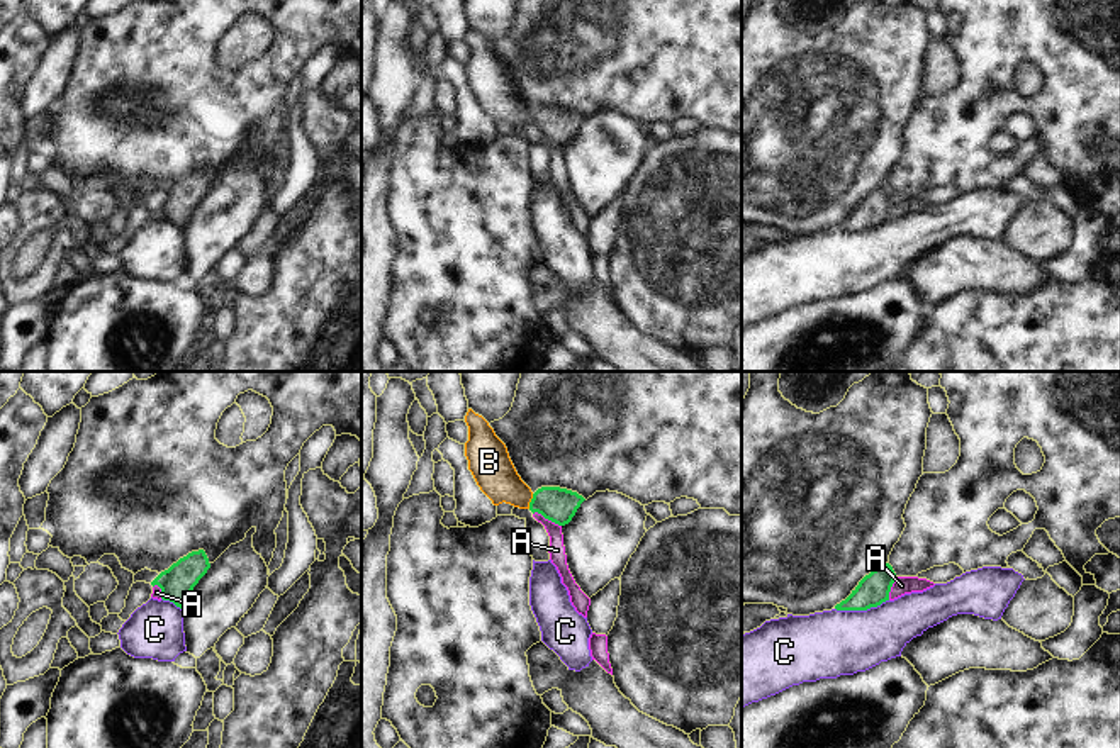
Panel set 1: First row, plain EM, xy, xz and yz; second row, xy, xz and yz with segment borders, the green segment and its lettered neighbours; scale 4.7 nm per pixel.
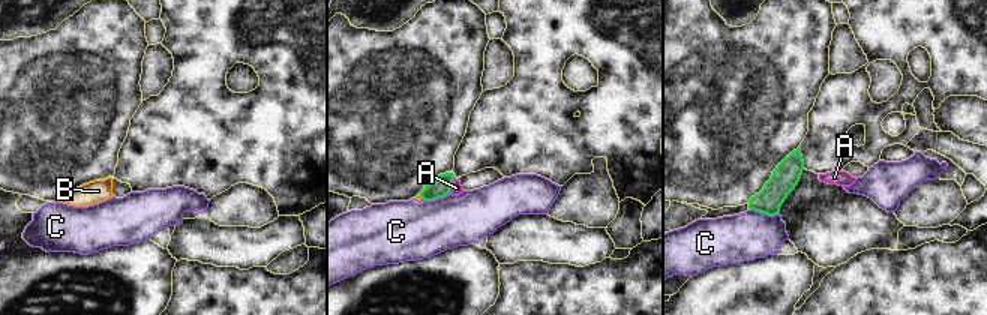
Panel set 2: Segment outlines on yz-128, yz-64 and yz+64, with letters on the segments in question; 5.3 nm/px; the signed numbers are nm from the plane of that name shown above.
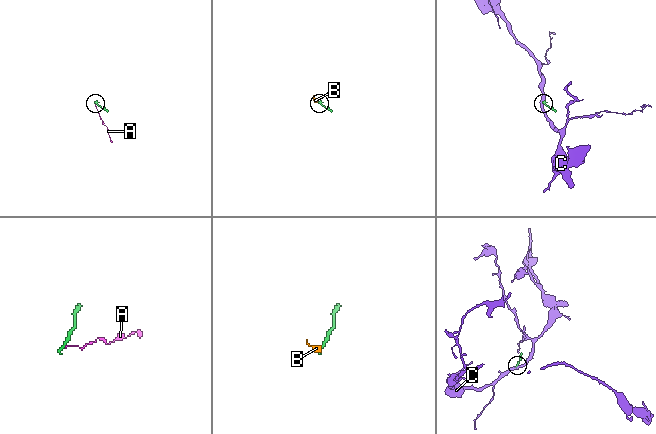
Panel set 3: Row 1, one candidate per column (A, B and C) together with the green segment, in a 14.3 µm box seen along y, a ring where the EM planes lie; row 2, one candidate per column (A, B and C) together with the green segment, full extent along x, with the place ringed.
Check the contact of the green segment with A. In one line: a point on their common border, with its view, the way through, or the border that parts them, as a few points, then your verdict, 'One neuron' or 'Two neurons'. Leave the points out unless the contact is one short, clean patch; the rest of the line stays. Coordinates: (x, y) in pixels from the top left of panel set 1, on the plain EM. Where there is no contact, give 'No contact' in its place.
Touches green at xz (547, 138). Boundary: xz (533, 133), (560, 146). Two neurons

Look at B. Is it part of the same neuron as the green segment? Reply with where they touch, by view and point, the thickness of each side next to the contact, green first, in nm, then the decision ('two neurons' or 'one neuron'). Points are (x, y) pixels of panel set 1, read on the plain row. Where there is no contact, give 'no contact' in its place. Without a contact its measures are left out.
xz (532, 121) | 160/190 nm | two neurons

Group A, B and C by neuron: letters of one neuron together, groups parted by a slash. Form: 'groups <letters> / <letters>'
groups A B / C

